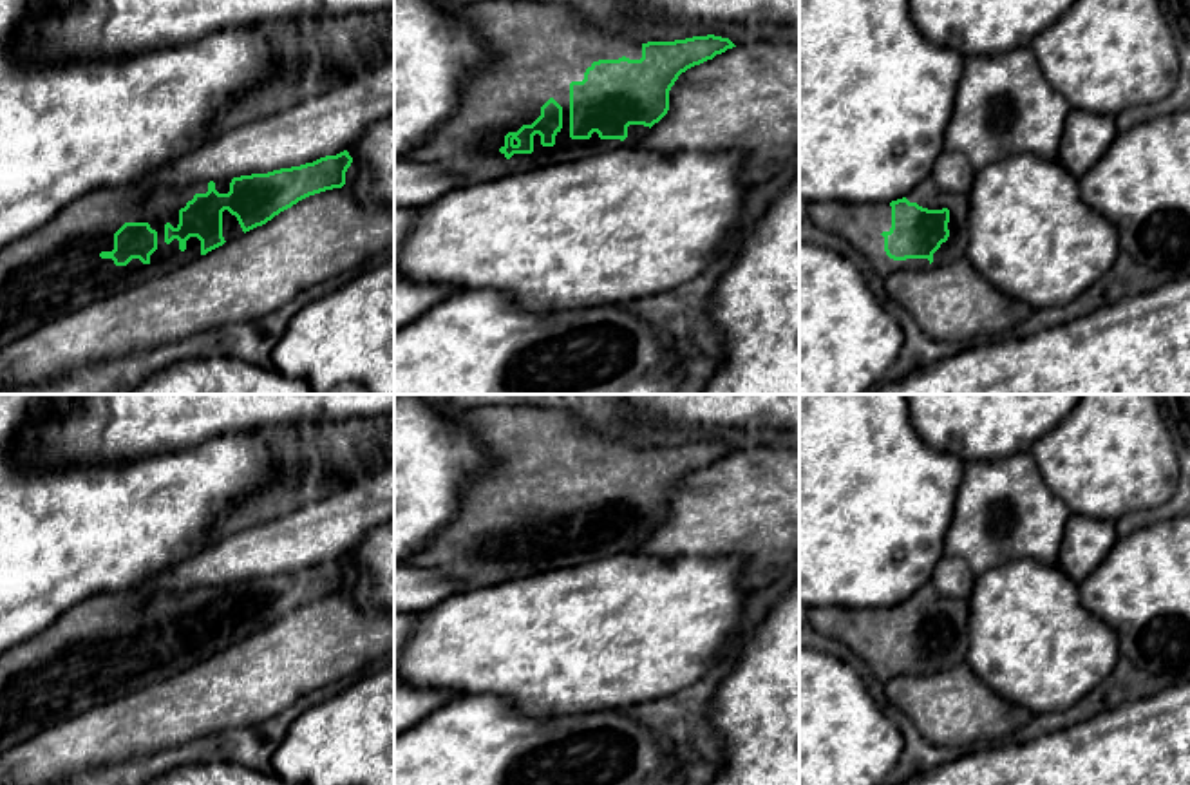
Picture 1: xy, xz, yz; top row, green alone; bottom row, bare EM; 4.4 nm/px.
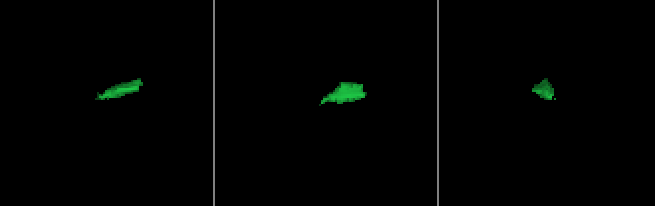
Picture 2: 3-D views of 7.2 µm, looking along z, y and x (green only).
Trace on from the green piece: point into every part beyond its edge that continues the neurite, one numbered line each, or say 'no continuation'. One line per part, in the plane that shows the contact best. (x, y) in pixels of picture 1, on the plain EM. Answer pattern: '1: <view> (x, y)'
1: xz (536, 456)

